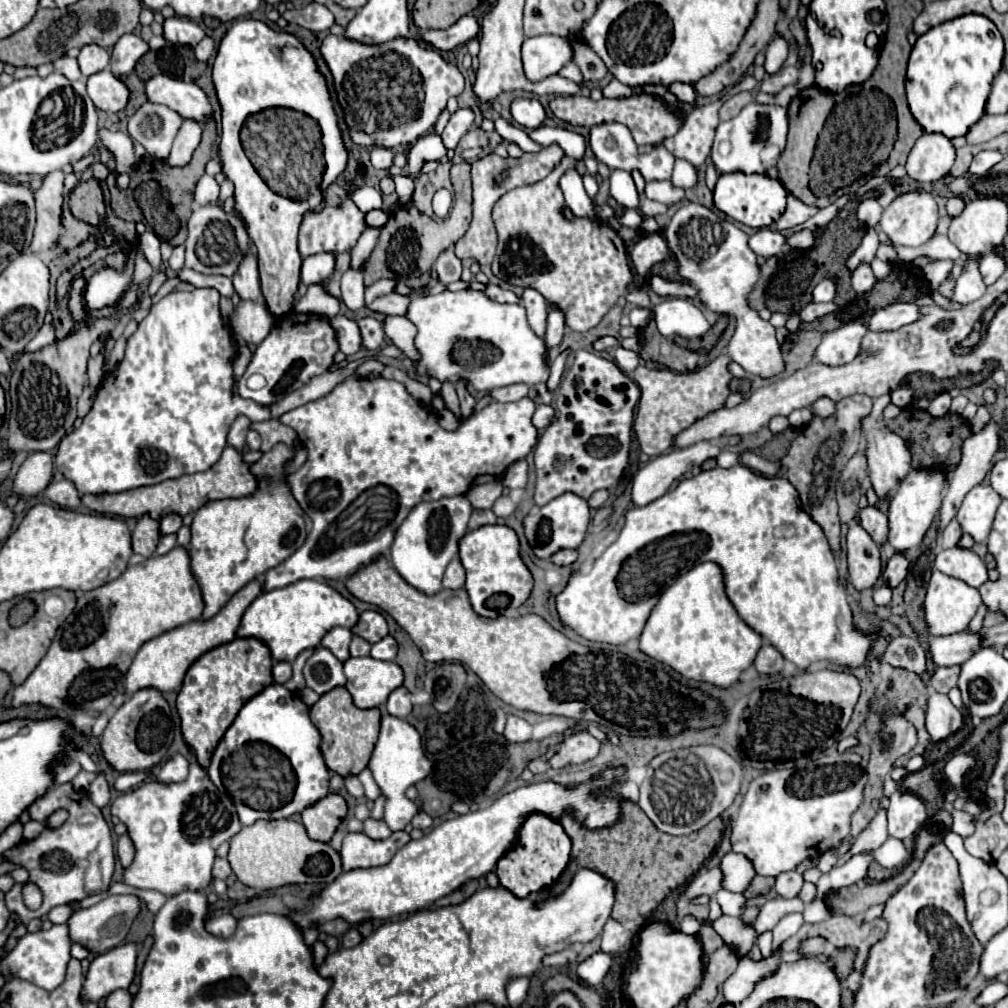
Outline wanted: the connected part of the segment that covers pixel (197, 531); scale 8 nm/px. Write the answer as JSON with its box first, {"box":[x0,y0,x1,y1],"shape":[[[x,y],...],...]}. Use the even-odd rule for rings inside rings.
{"box":[189,444,307,620],"shape":[[[285,444],[273,446],[269,452],[263,454],[263,458],[259,462],[255,462],[251,466],[253,474],[257,474],[257,478],[261,480],[259,482],[259,490],[253,496],[239,498],[239,500],[207,502],[205,506],[201,506],[195,512],[193,524],[191,524],[189,558],[191,558],[191,572],[193,572],[195,580],[199,582],[199,588],[201,588],[201,594],[203,594],[203,602],[205,602],[201,620],[213,618],[231,600],[231,596],[235,592],[239,592],[245,584],[249,584],[257,576],[265,574],[269,568],[275,568],[281,562],[285,562],[297,548],[303,546],[303,542],[307,538],[305,522],[303,522],[303,510],[295,502],[295,498],[291,496],[289,486],[275,482],[275,478],[279,474],[283,474],[283,464],[287,460],[291,460],[291,456],[293,456],[293,452]]]}

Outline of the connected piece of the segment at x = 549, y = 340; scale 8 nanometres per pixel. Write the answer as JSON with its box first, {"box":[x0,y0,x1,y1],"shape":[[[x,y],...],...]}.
{"box":[545,304,565,364],"shape":[[[549,304],[547,334],[545,334],[545,344],[547,344],[545,362],[547,362],[547,364],[551,364],[551,360],[549,360],[549,352],[561,344],[563,334],[565,334],[565,316],[563,316],[563,312],[561,312],[559,308],[555,308],[555,304]]]}

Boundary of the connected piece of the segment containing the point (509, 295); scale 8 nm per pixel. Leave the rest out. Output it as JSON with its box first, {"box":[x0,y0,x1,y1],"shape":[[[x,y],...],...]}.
{"box":[485,284,519,304],"shape":[[[489,284],[489,286],[485,288],[485,294],[487,294],[491,300],[495,300],[495,302],[511,302],[511,304],[517,304],[517,302],[519,302],[519,296],[517,296],[515,292],[503,290],[503,288],[495,286],[495,284]]]}

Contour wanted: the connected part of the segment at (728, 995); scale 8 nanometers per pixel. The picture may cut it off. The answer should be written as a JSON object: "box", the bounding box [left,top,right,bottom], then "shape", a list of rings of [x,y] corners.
{"box":[723,946,783,1006],"shape":[[[777,946],[767,958],[761,958],[761,960],[753,960],[751,954],[739,958],[737,970],[723,984],[725,1000],[735,1006],[741,1004],[753,992],[759,980],[765,980],[767,976],[773,976],[779,970],[781,962],[783,962],[781,946]]]}

